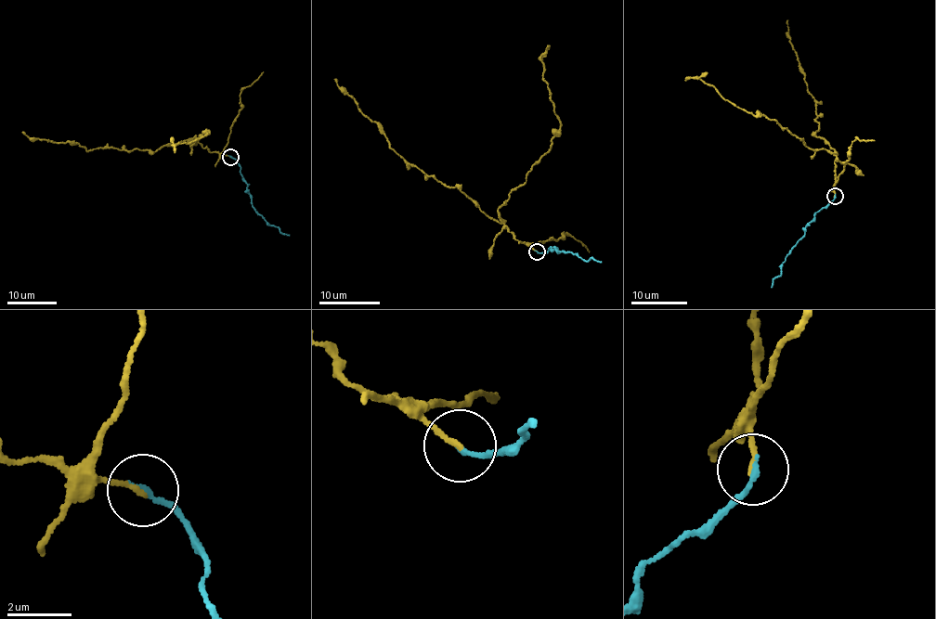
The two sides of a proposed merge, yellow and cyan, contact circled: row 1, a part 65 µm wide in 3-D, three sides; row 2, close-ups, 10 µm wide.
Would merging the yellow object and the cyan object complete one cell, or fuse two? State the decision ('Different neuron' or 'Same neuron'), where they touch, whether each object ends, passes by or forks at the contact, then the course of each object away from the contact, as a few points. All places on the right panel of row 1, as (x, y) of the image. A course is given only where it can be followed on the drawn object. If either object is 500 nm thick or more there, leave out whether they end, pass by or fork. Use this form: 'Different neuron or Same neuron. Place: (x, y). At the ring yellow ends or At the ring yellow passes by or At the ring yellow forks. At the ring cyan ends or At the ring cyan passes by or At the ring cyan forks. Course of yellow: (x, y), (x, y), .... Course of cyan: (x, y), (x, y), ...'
Different neuron. Place: (835, 196). At the ring yellow ends. At the ring cyan ends. Course of yellow: (834, 197), (838, 154), (816, 136), (820, 127), (816, 120), (817, 101), (808, 91), (790, 42), (786, 19). Course of cyan: (834, 197), (808, 224), (783, 263), (781, 275), (771, 286)

